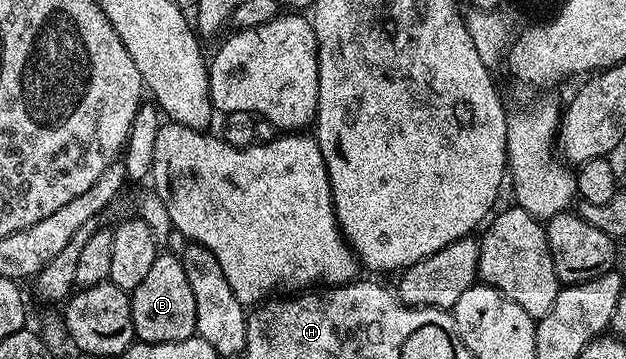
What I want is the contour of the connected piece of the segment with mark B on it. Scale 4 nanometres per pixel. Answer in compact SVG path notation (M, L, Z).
M157 254L150 273L130 292L132 320L136 339L142 343L177 343L196 335L196 314L194 313L194 292L186 277L183 258Z

